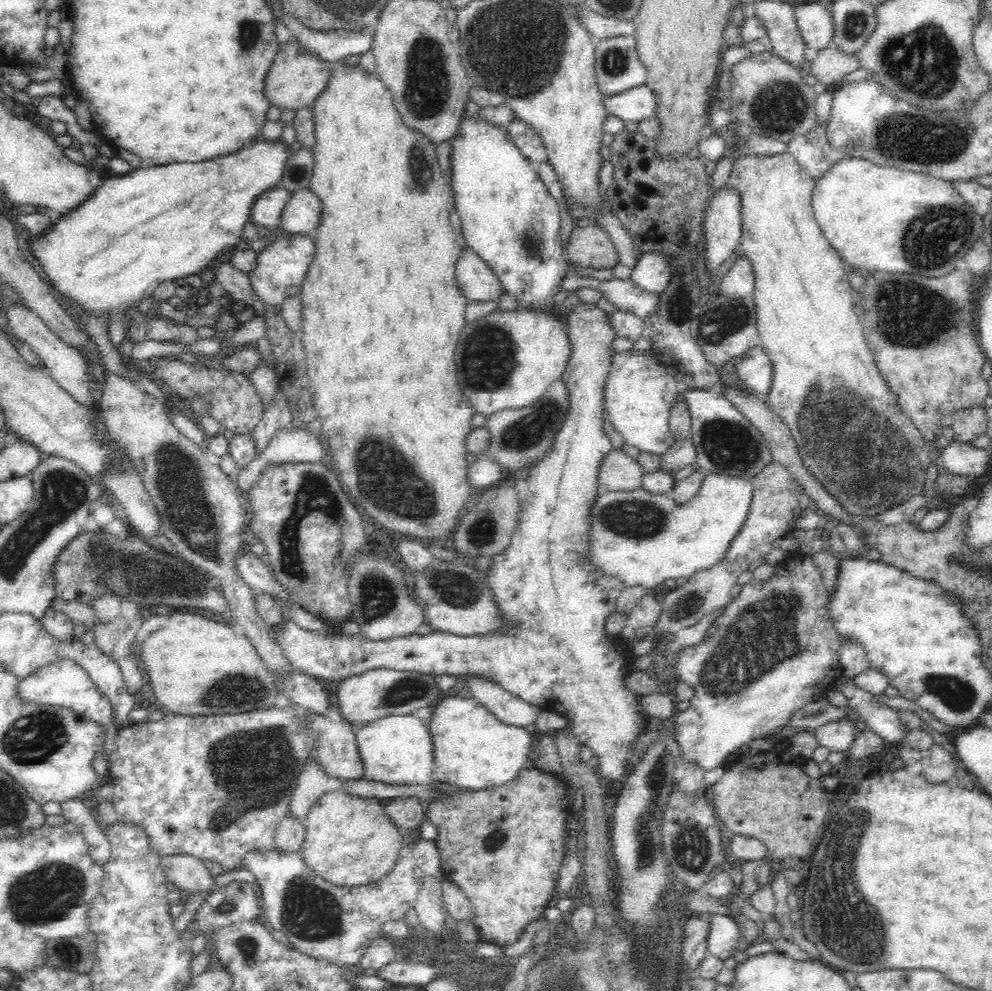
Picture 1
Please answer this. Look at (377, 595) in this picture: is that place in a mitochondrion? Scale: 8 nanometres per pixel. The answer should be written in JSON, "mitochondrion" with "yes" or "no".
{"mitochondrion":"yes"}

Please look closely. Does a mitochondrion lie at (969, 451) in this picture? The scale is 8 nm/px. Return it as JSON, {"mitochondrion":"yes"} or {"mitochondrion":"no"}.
{"mitochondrion":"no"}

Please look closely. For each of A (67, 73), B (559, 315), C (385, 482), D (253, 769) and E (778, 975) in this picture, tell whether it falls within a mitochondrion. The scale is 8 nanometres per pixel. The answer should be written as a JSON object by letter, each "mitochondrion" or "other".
{"A":"other","B":"other","C":"mitochondrion","D":"mitochondrion","E":"other"}

